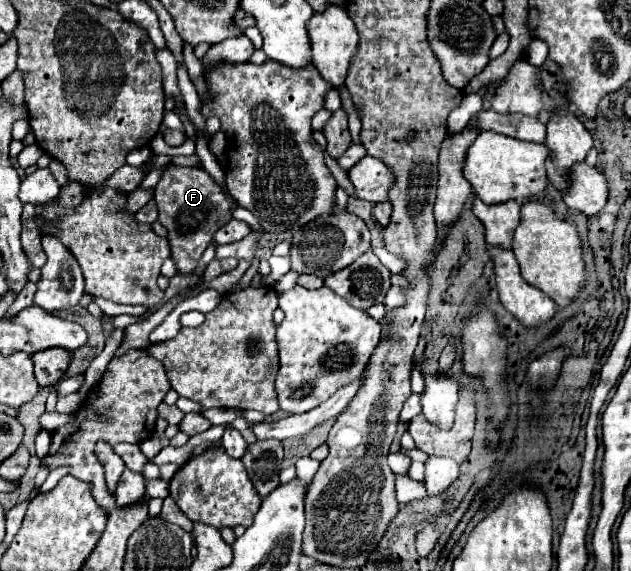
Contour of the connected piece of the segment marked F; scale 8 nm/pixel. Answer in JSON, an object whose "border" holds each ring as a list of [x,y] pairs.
{"border":[[[175,164],[163,166],[161,180],[153,188],[159,216],[157,220],[167,228],[167,242],[171,246],[171,260],[179,274],[193,274],[201,254],[213,240],[213,234],[231,220],[231,200],[225,198],[221,186],[201,168],[183,168]]]}

